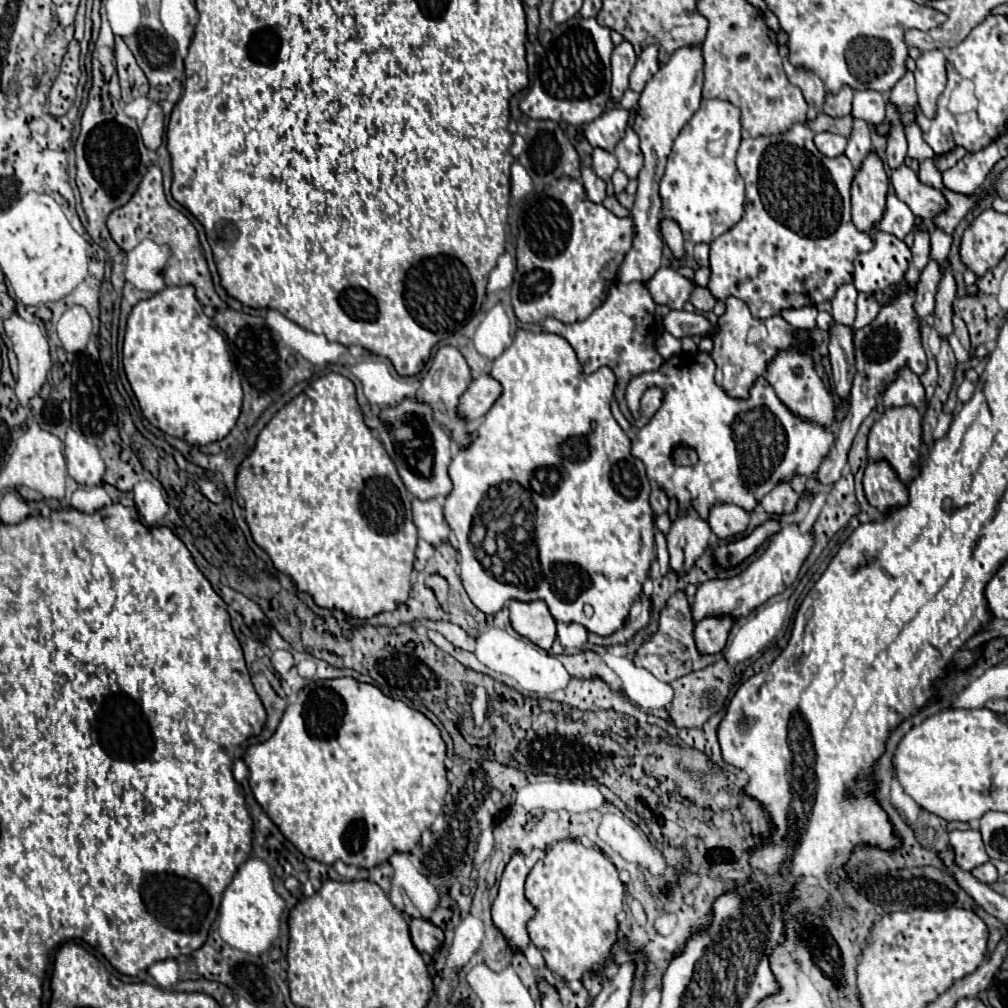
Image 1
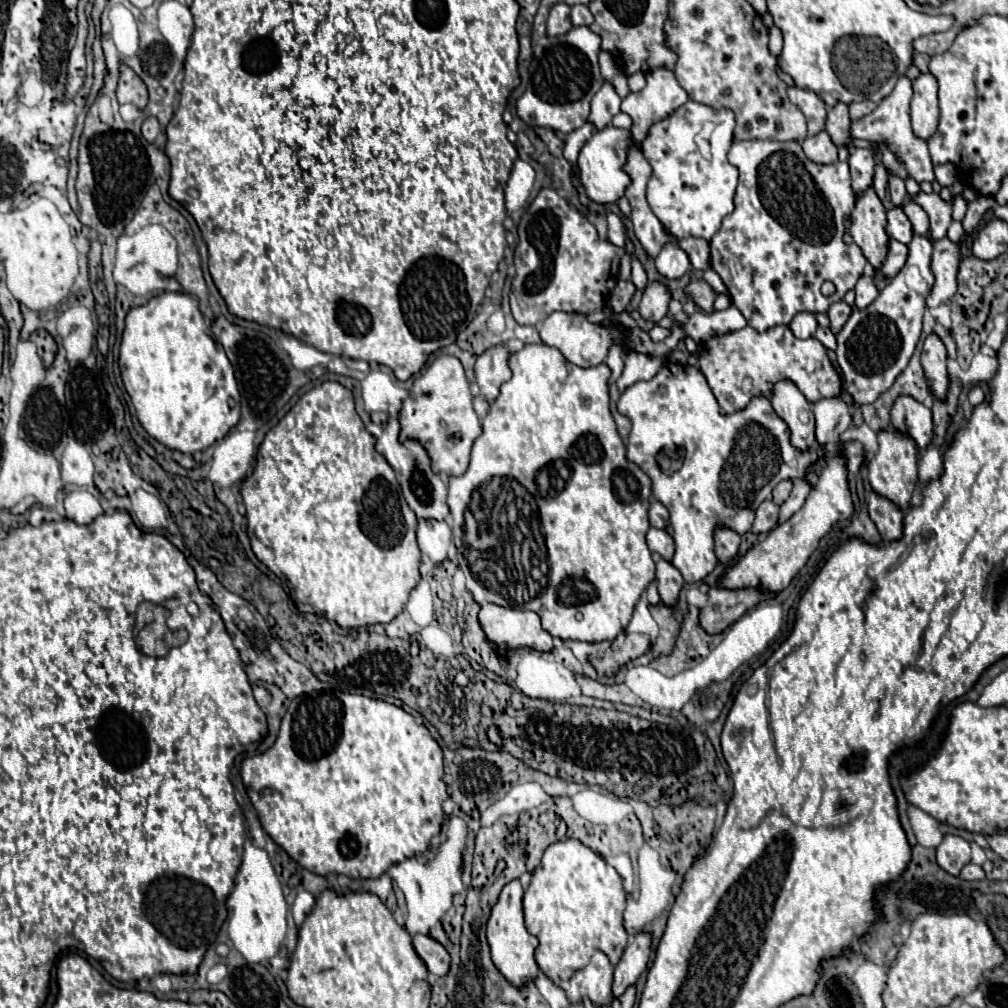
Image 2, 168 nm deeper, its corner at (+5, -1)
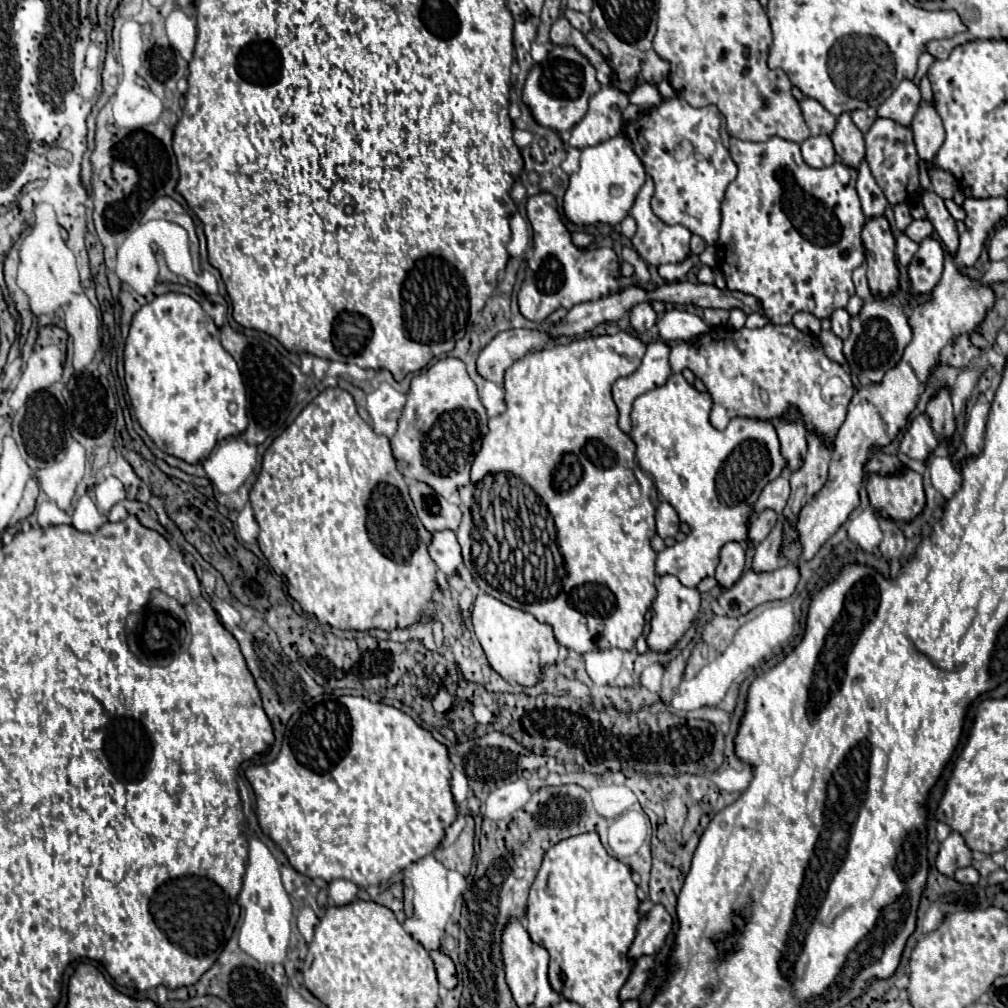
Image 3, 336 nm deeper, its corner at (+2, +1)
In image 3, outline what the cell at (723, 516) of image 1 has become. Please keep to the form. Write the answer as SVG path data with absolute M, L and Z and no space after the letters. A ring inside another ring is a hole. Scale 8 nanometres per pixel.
M728 542L720 550L720 564L716 568L716 580L720 586L732 586L744 570L744 548L740 542Z

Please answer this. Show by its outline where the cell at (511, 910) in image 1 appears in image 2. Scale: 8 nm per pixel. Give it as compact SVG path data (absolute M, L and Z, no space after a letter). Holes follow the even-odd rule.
M519 880L509 882L503 888L497 904L493 906L491 918L487 922L487 940L489 940L489 946L491 946L493 964L505 976L505 980L509 984L513 984L515 988L521 988L521 986L525 986L527 982L533 982L539 976L539 966L537 966L535 956L533 956L535 948L539 946L539 942L525 928L521 900L523 900L523 888L521 888Z

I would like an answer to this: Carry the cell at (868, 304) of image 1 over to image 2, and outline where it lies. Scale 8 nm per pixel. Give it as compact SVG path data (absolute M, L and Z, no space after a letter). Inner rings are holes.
M867 264L861 278L857 280L857 286L855 286L855 304L857 308L867 308L875 298L877 298L879 290L875 288L875 280L873 280L873 268Z

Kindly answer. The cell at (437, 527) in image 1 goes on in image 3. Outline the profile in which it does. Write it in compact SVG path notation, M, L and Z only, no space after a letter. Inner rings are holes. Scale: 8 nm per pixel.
M438 530L436 534L432 534L428 552L430 552L430 558L434 560L434 564L446 576L454 574L458 570L458 564L462 562L460 546L458 546L456 534L452 530Z

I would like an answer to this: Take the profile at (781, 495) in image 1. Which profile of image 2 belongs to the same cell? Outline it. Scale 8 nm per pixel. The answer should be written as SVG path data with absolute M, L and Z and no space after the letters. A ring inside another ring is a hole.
M765 500L757 508L757 514L755 514L755 522L753 522L751 532L755 532L755 534L771 532L777 526L777 512L779 512L779 506L773 504L771 500Z

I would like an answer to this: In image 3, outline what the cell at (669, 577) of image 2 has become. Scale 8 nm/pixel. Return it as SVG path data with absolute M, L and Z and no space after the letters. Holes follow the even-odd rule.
M672 574L660 576L658 582L656 582L656 588L658 588L658 596L654 600L656 616L650 622L652 630L648 634L648 648L650 650L658 650L658 652L666 652L666 650L670 650L684 636L684 632L694 622L694 618L696 618L696 614L700 610L700 592L696 588L686 588Z

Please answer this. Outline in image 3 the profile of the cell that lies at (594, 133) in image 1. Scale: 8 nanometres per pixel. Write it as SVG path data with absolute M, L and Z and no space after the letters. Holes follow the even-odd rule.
M622 134L588 146L580 156L580 170L570 176L570 186L564 196L564 212L574 224L610 224L616 226L630 212L632 202L646 178L642 160L634 154L632 144Z

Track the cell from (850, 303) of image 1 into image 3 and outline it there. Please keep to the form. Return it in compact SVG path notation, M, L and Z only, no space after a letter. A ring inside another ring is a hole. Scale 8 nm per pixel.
M840 308L840 310L834 310L834 312L832 312L830 320L832 320L832 332L844 340L844 338L848 336L848 322L850 322L850 314L848 314L844 308Z

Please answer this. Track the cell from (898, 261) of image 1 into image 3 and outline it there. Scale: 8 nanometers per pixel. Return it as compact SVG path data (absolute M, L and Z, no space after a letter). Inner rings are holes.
M898 234L896 237L895 254L899 264L902 264L902 266L908 266L916 250L918 250L918 244L916 244L916 242L912 242L906 234Z

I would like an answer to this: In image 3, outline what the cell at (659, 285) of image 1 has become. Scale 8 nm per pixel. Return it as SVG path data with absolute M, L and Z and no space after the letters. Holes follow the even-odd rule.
M648 302L646 304L636 304L636 308L630 310L630 324L640 334L648 332L656 324L656 312L654 312L654 308Z

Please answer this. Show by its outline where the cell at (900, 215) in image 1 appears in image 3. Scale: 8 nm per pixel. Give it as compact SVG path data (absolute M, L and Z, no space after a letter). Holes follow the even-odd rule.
M912 220L912 224L908 226L908 230L904 230L904 234L914 242L922 242L932 234L932 224L928 220Z

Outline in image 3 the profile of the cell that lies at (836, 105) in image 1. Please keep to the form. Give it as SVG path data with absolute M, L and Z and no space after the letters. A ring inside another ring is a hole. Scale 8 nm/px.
M848 112L838 116L836 128L830 138L832 138L834 150L842 158L842 162L846 166L858 168L860 160L864 158L864 134L860 130L856 130L856 124L852 122Z

